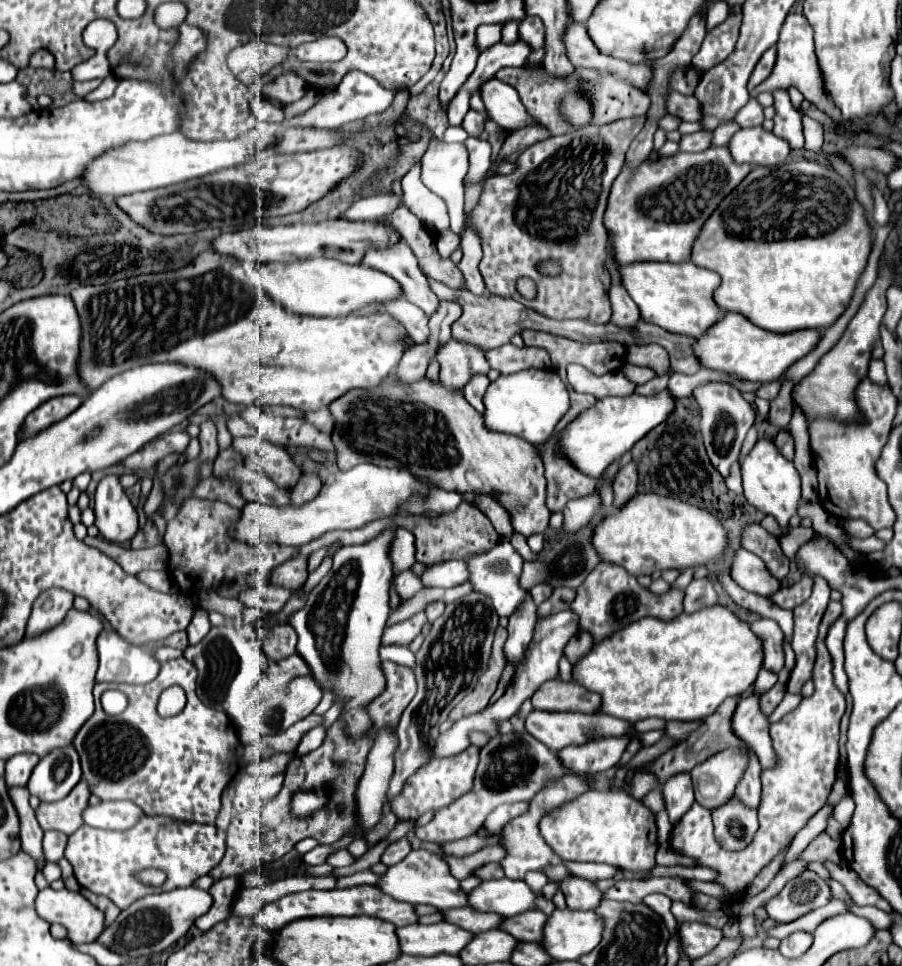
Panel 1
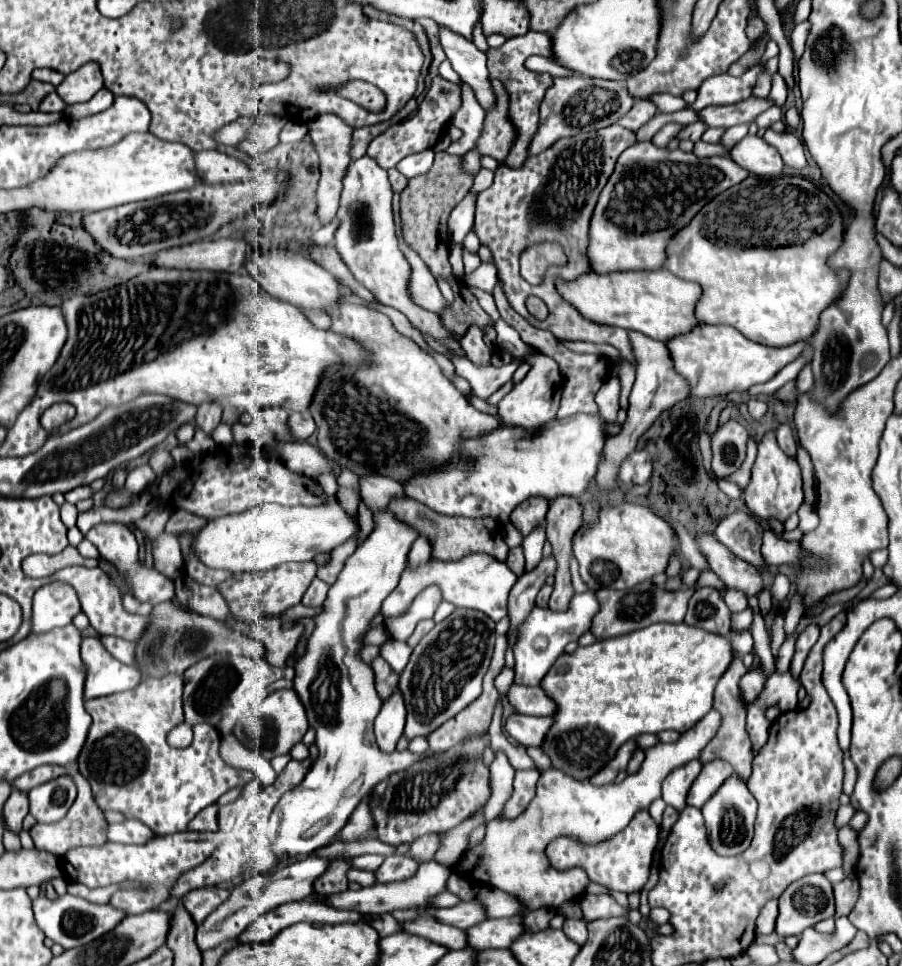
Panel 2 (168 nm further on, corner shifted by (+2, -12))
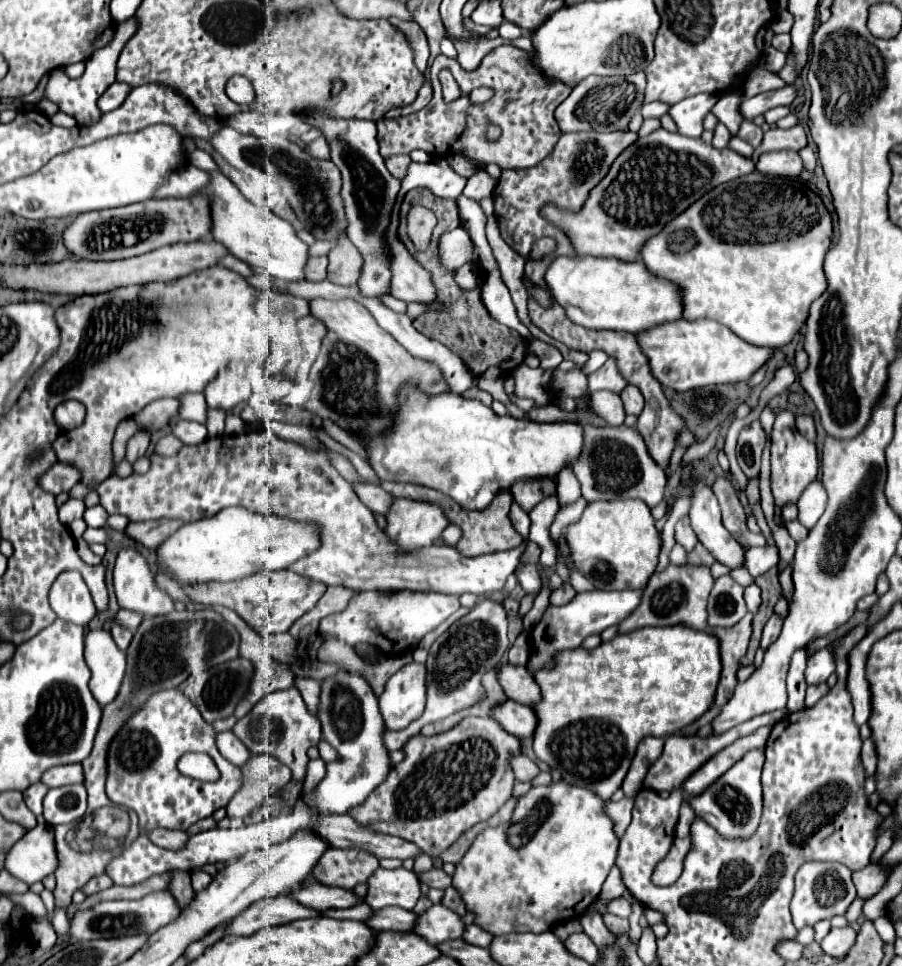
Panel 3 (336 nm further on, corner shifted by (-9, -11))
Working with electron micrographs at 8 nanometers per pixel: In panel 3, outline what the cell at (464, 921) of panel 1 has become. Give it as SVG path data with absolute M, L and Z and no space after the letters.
M384 907L368 919L368 927L376 927L376 931L414 931L418 915L414 911L404 911L400 907Z

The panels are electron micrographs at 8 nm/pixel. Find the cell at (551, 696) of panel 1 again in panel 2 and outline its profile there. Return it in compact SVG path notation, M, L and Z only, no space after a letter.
M513 682L507 692L507 700L521 714L529 714L529 716L553 716L555 714L553 700L549 700L539 686L531 688L531 686Z

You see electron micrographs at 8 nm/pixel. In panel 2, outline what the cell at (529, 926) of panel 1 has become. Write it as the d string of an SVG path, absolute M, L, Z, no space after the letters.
M523 918L483 920L467 930L467 946L471 948L509 948L509 944L523 934Z

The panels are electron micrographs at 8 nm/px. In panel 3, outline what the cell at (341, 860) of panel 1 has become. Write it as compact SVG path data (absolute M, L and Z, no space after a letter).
M400 867L400 869L376 869L374 875L368 877L368 897L366 903L372 909L382 907L402 907L414 909L420 897L420 883L416 873Z

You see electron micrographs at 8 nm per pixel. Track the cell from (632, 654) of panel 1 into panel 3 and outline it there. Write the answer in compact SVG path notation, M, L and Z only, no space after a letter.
M674 625L674 627L642 627L642 629L636 629L636 631L626 633L626 635L616 635L612 641L600 643L598 647L594 647L590 651L580 649L580 647L578 649L562 651L556 657L556 667L554 669L550 669L550 671L542 669L542 671L538 671L534 675L536 683L542 689L542 701L534 705L536 715L538 715L538 727L536 727L536 733L534 733L534 751L536 751L536 757L540 761L544 761L548 767L558 769L564 781L576 783L578 787L586 787L586 789L594 791L598 797L602 797L604 801L608 801L612 797L612 793L622 785L622 779L628 773L630 761L634 757L634 751L636 751L636 745L638 745L640 739L644 739L648 735L654 735L654 737L674 735L682 727L692 725L694 721L698 721L714 705L714 695L716 695L720 671L722 671L722 659L720 659L718 637L712 635L712 633L708 633L708 631L690 629L686 625Z

